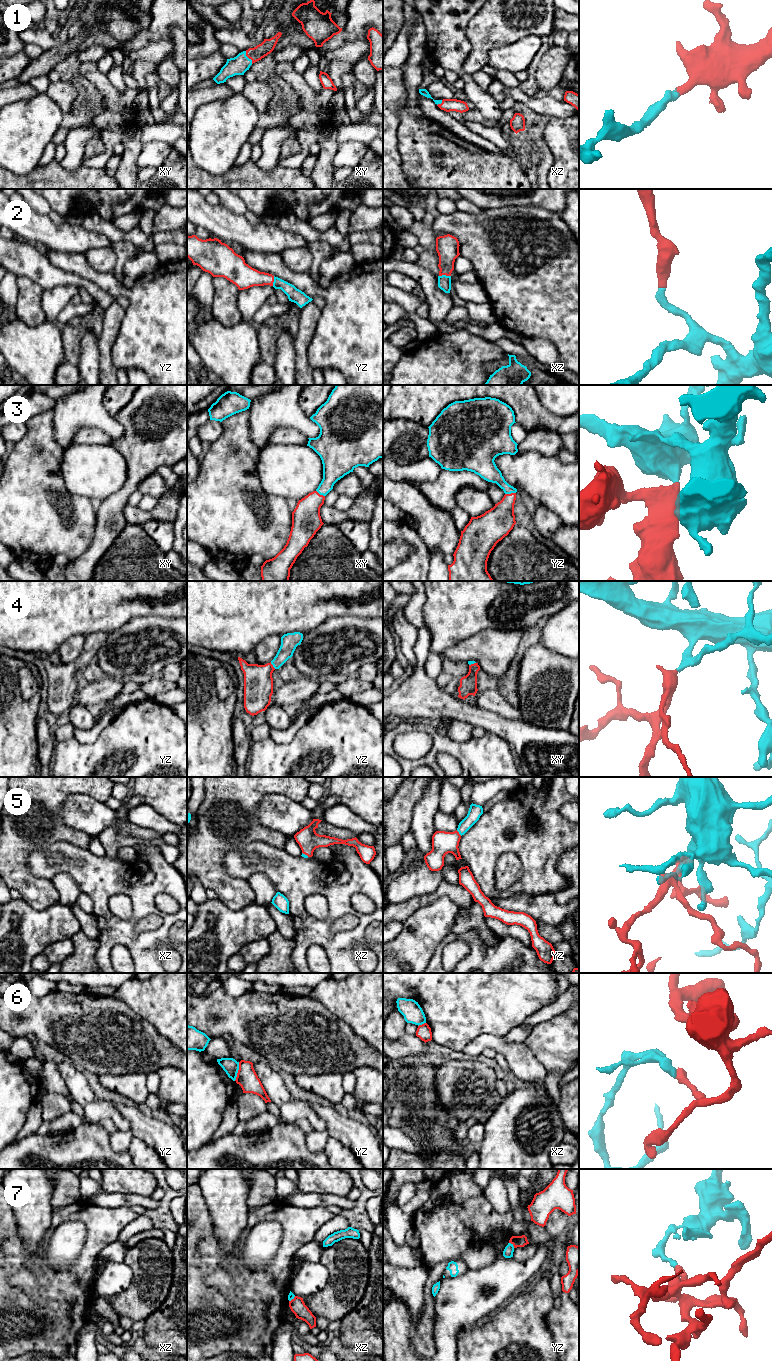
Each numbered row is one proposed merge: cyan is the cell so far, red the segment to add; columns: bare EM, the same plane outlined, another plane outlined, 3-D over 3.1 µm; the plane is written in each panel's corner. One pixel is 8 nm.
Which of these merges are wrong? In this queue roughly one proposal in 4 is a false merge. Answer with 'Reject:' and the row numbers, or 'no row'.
Reject: 6, 7

